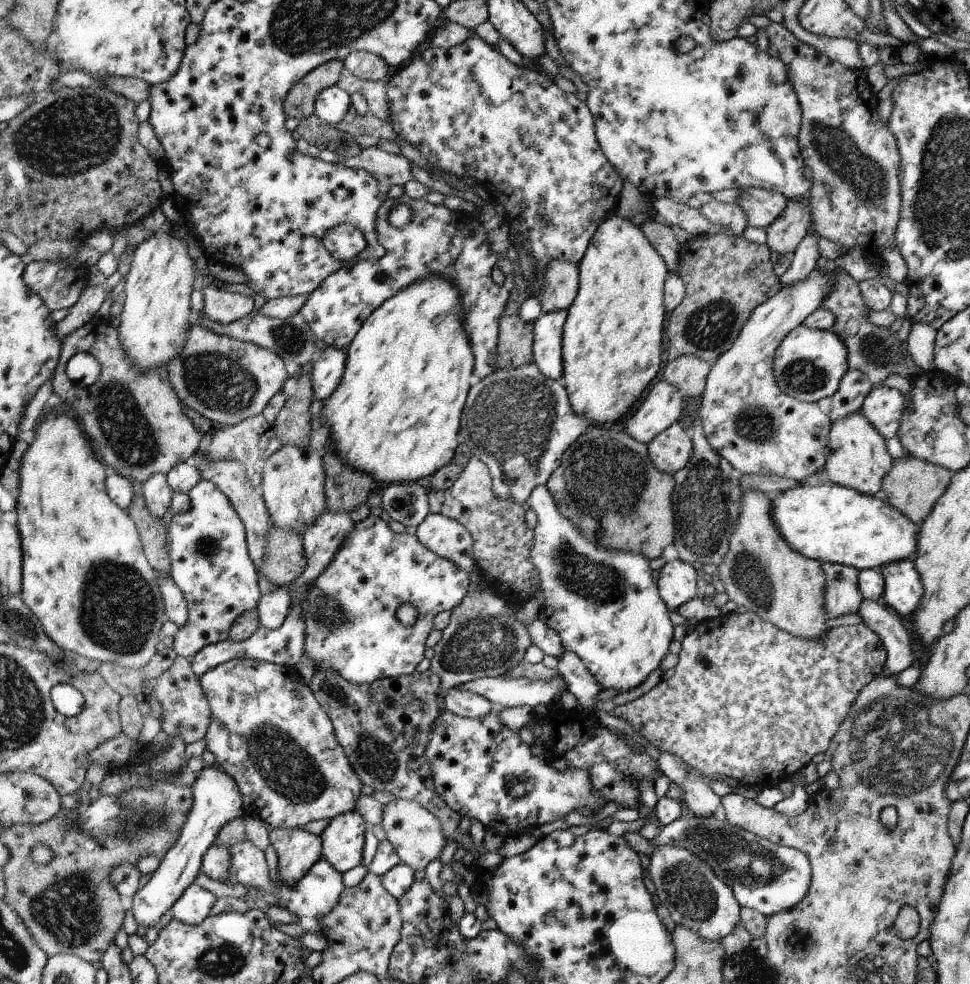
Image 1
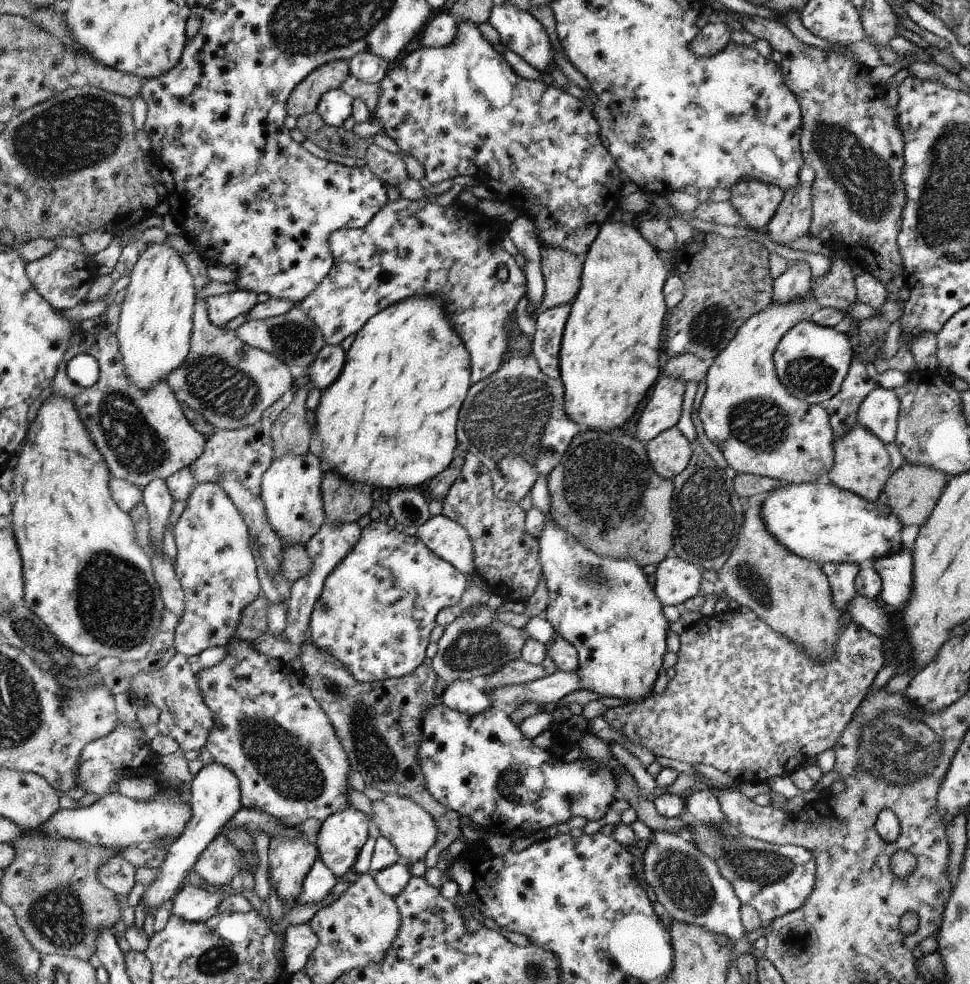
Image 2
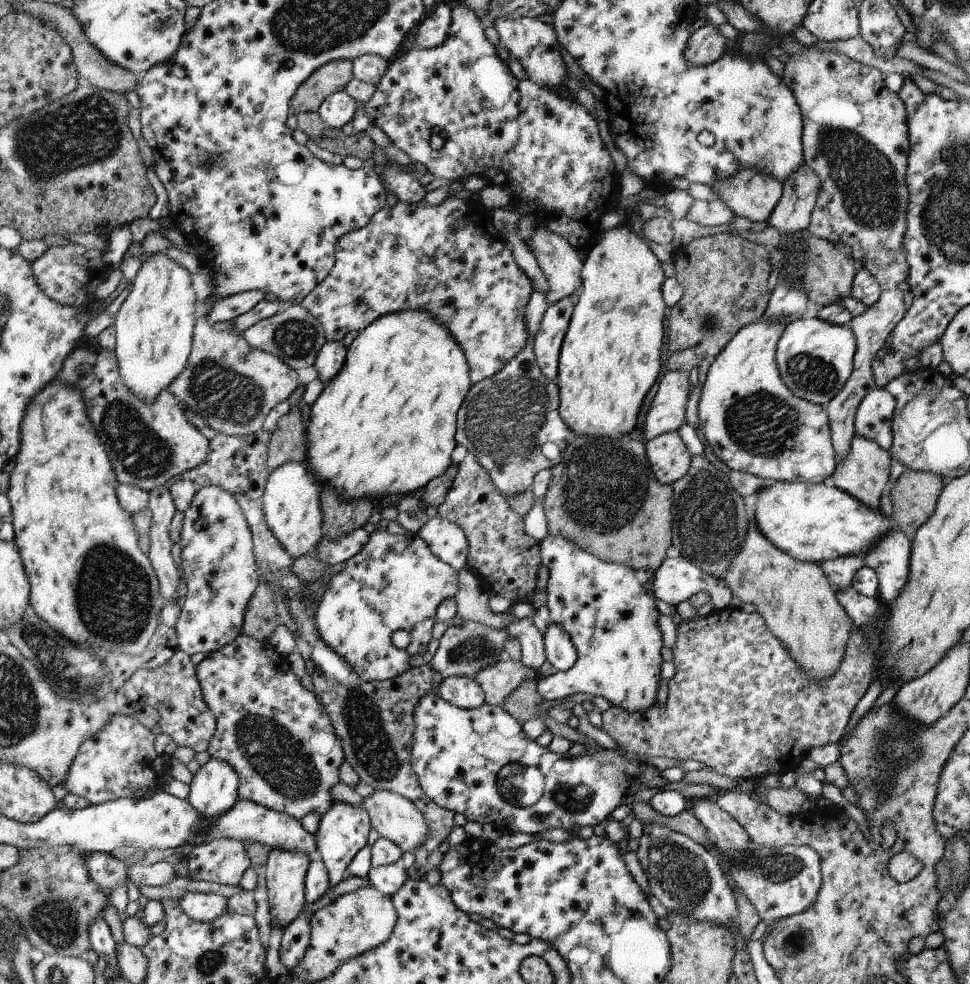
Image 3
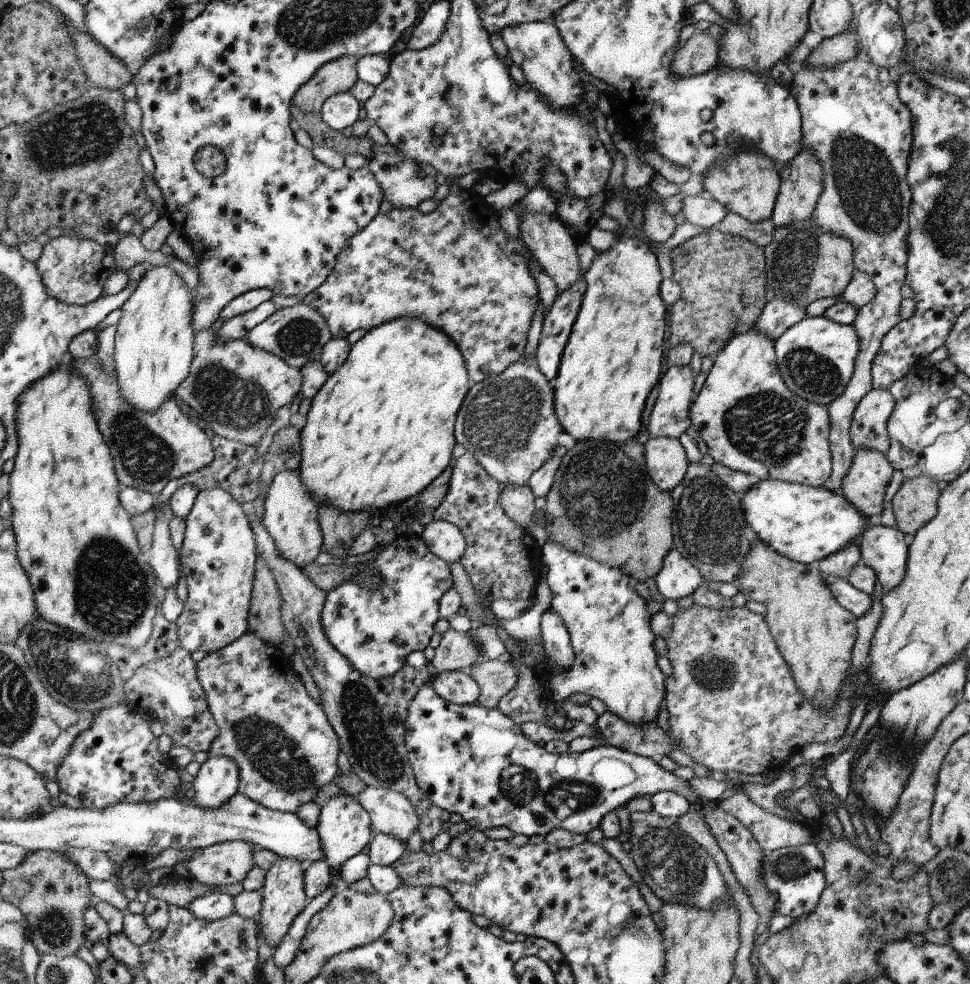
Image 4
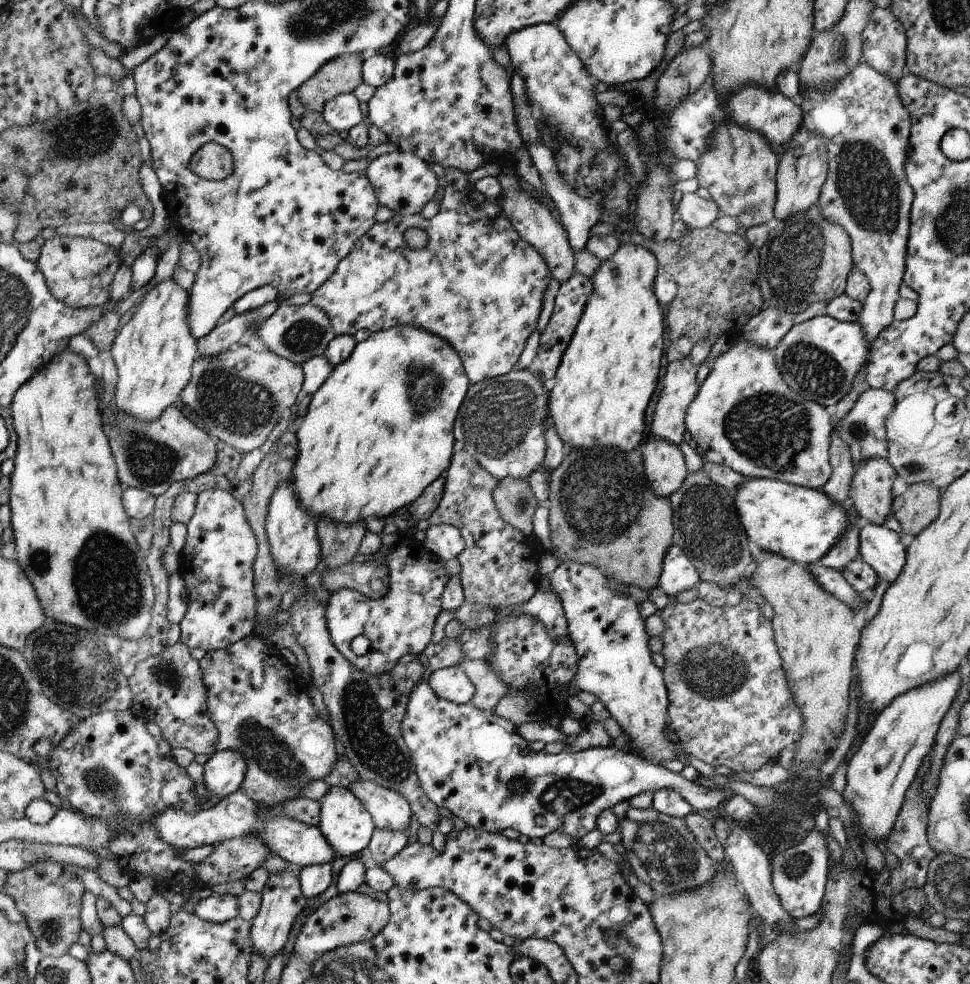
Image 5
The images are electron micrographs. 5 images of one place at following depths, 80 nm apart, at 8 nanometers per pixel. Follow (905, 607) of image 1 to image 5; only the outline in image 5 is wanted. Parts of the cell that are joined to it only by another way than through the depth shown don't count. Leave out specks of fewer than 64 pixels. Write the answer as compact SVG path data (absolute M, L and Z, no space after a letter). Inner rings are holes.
M862 523L861 527L860 558L876 572L879 581L895 583L906 564L907 549L900 540L900 534L873 523Z

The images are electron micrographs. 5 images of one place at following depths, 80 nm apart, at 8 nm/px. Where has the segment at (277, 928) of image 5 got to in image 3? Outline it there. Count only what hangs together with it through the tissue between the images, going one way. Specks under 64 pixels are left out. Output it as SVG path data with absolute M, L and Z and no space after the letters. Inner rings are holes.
M272 848L267 859L266 888L270 916L286 929L303 911L306 905L306 878L312 858L306 852L292 852L284 848Z

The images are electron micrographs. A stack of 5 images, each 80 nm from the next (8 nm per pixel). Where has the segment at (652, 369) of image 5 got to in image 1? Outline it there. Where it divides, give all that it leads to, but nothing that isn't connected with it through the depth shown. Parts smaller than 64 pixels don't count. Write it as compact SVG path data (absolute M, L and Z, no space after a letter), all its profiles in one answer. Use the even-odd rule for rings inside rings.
M614 213L608 216L599 225L590 247L587 249L583 261L579 264L579 293L575 303L568 308L566 329L563 332L563 377L562 382L567 386L567 392L570 394L571 406L580 416L586 417L590 425L606 424L606 422L616 422L624 414L630 412L630 408L640 400L644 390L650 386L650 382L658 376L658 370L662 366L662 338L664 338L664 320L666 320L666 310L664 310L663 291L666 287L667 277L670 270L667 264L660 257L658 250L654 248L643 230L636 228L630 219L622 218Z

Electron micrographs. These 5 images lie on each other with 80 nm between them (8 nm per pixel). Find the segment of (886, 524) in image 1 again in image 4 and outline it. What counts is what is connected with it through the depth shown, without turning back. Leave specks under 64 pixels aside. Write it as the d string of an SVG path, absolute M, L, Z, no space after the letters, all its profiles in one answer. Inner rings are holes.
M766 479L759 480L742 496L748 526L756 532L760 541L782 556L802 564L826 559L848 543L859 540L868 524L876 523L860 513L841 492L835 493L824 486Z

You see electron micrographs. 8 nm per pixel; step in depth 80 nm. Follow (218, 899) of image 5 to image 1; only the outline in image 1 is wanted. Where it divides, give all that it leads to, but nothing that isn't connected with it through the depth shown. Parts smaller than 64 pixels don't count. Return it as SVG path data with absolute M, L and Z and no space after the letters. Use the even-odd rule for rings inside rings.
M198 884L188 886L180 899L170 908L174 919L180 920L185 924L196 926L203 923L212 908L218 902L216 896L208 890L204 890Z

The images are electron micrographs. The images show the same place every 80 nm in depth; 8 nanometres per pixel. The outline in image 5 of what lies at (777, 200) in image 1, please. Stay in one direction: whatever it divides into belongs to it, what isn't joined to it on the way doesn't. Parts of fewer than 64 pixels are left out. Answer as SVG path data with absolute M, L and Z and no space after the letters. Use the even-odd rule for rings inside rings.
M724 122L712 135L712 144L697 164L698 187L706 188L719 205L721 215L729 215L739 227L748 229L775 219L778 199L778 156L760 132Z

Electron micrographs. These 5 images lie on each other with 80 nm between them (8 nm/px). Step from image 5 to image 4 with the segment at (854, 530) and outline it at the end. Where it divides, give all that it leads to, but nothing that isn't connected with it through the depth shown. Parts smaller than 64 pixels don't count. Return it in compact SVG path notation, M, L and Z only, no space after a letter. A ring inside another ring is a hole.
M858 540L848 543L838 552L833 552L826 559L819 560L822 575L830 575L846 579L851 574L851 570L860 562L862 548Z

